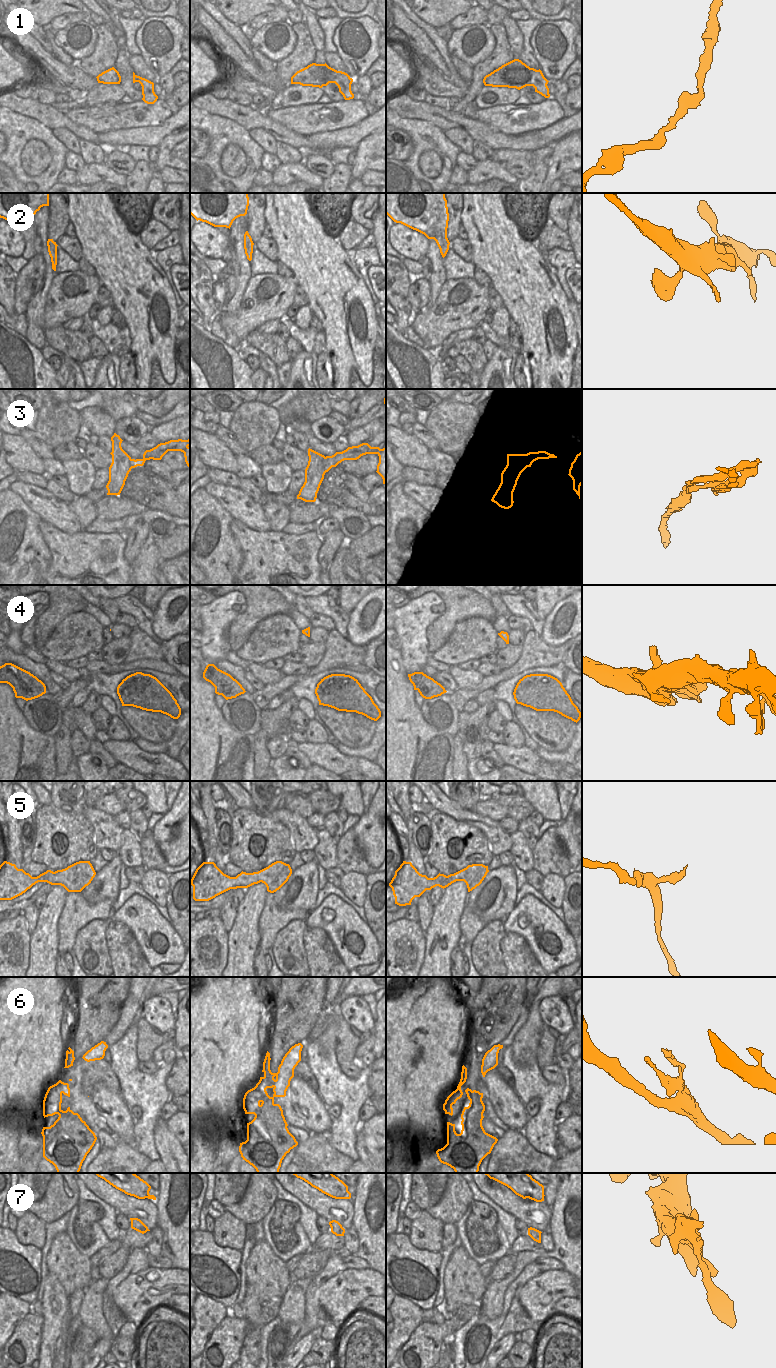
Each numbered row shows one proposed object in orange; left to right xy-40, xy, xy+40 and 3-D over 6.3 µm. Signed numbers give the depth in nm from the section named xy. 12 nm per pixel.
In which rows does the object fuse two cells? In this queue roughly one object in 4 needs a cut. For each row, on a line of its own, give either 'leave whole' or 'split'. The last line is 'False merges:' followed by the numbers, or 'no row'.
1: leave whole
2: leave whole
3: split
4: split
5: leave whole
6: leave whole
7: leave whole
False merges: 3, 4

